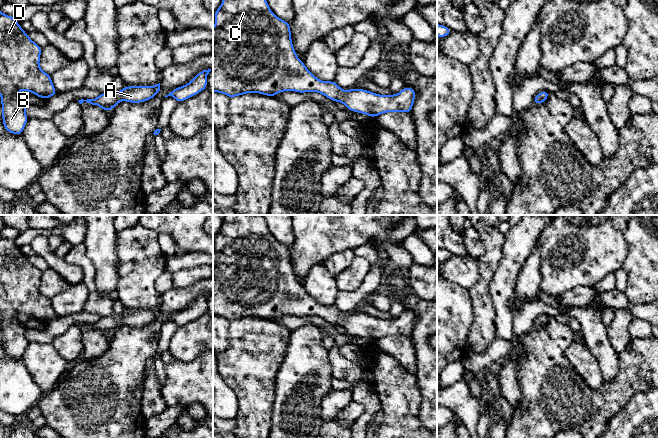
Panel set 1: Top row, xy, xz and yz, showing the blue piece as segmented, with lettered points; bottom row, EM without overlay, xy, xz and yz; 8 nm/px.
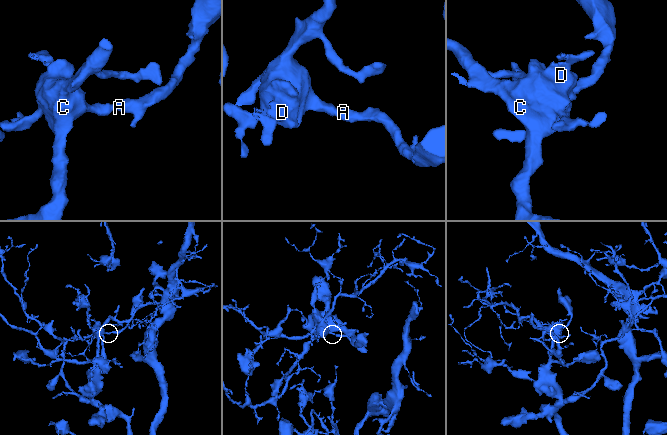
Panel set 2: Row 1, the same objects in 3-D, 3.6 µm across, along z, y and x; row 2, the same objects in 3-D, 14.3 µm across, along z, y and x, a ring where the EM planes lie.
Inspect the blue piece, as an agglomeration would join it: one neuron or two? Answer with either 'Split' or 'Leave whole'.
Leave whole

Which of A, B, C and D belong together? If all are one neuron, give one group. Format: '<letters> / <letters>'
A B C D

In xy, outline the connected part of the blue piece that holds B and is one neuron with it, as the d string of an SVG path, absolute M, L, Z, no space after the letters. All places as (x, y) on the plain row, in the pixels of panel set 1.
M0 236L0 320L4 353L14 359L22 359L29 344L25 337L27 327L18 319L19 314L26 314L46 324L56 319L51 299L40 291L42 271L30 263L14 240Z

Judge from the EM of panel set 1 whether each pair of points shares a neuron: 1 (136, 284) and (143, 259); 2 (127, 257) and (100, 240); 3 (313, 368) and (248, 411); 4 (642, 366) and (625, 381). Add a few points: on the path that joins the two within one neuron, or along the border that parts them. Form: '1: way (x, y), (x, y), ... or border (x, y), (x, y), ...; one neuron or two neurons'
1: way (137, 278), (139, 265); one neuron
2: border (115, 233), (119, 273); two neurons
3: border (278, 371), (271, 417); two neurons
4: way (638, 370), (629, 379); one neuron

